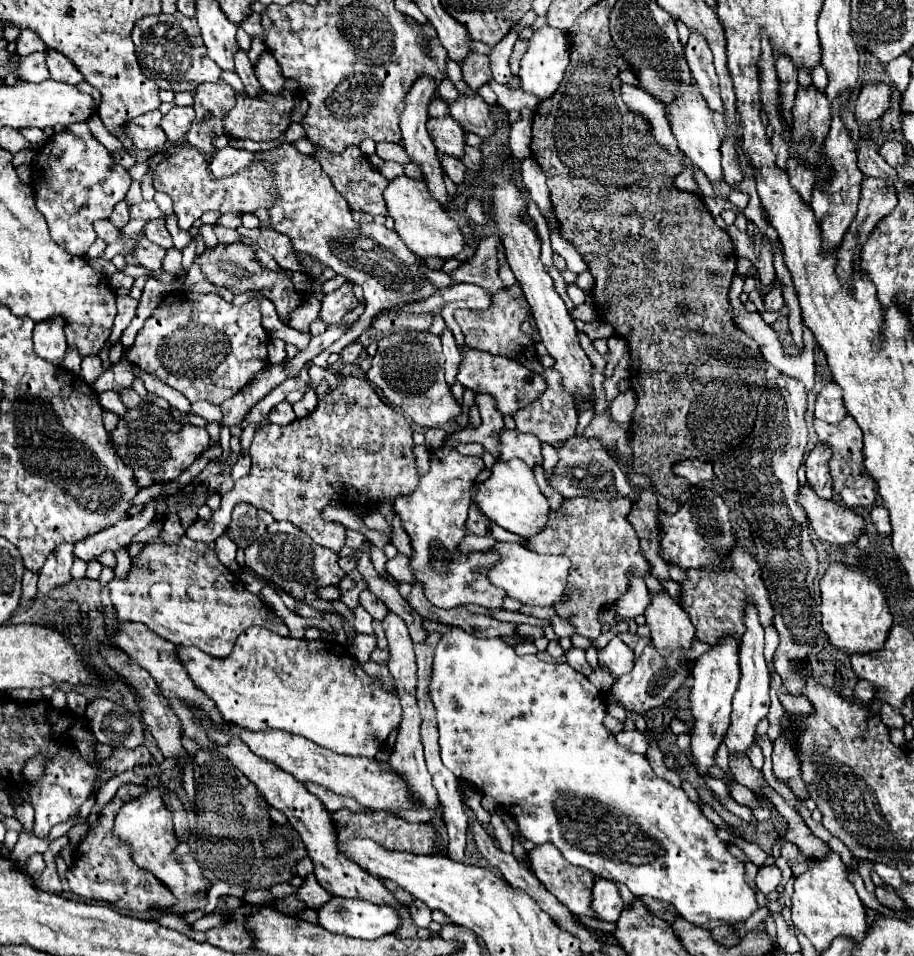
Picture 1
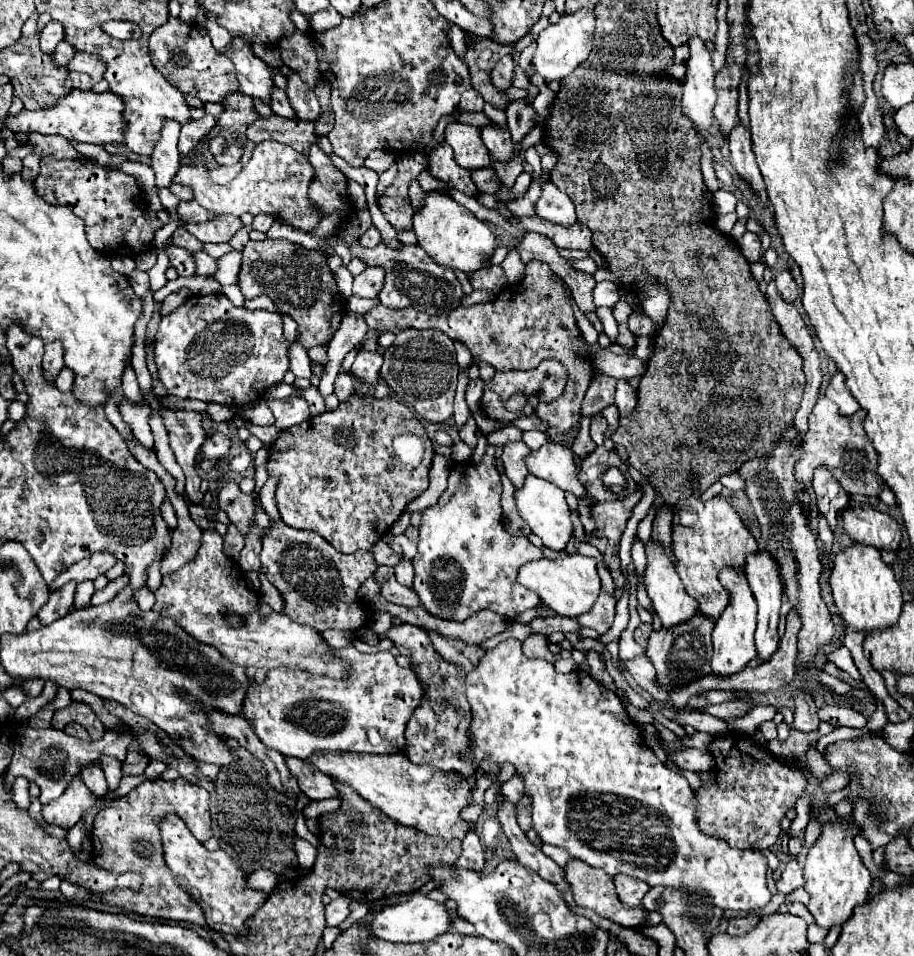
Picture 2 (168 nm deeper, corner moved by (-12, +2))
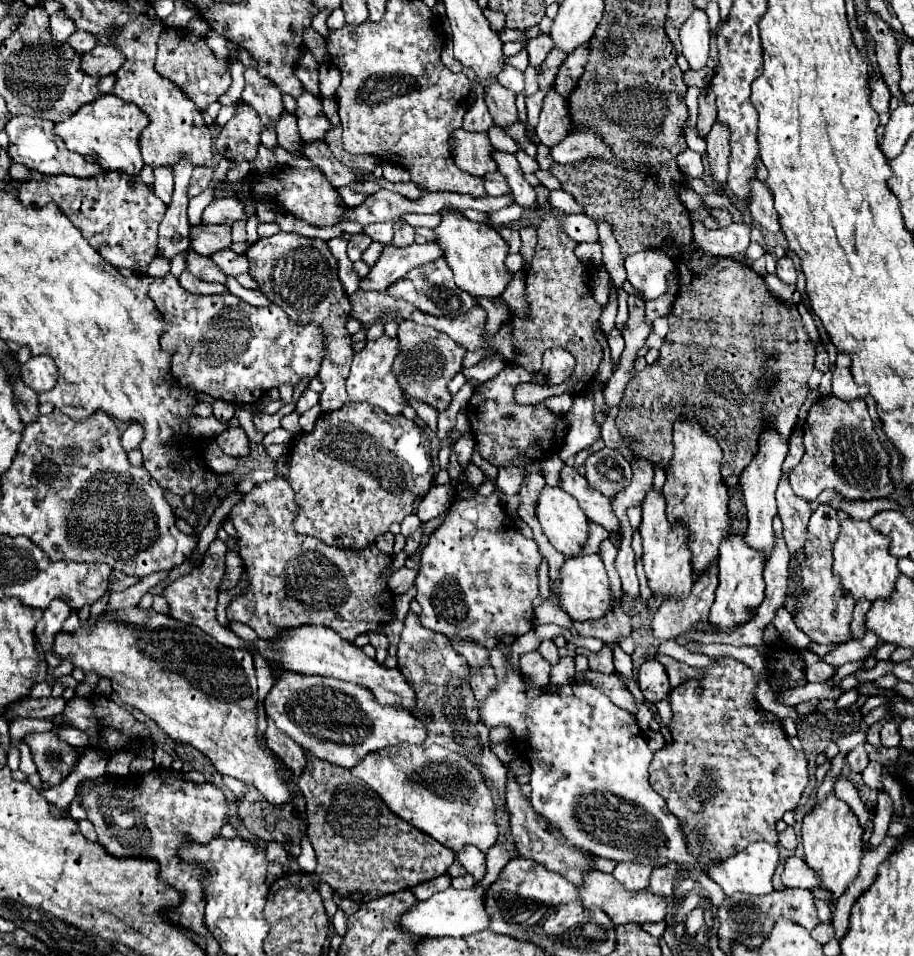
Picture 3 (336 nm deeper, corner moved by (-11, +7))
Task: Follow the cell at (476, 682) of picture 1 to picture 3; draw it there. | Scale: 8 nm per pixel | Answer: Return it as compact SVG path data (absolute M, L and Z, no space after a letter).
M502 651L504 665L506 665L506 679L498 683L496 689L488 693L488 697L480 703L480 721L494 729L498 725L506 725L510 729L512 739L516 741L520 753L528 759L532 773L530 773L530 803L538 815L542 815L548 825L556 827L564 841L572 843L584 853L612 859L616 863L640 863L656 869L658 865L678 863L678 865L692 865L694 869L704 871L712 877L724 891L726 897L734 893L746 895L768 895L772 893L772 875L778 865L778 849L770 843L752 843L744 851L726 857L724 861L702 865L700 857L692 855L686 845L684 831L680 829L680 821L670 809L666 807L664 797L656 793L650 785L648 767L652 763L652 751L642 737L640 727L634 723L634 715L626 709L618 707L610 701L606 693L590 683L566 683L560 687L546 685L536 687L524 679L520 669L510 665L510 651Z

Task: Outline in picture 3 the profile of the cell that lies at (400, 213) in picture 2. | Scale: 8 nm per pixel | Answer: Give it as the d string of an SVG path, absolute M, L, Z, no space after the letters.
M398 217L394 221L394 241L392 243L400 245L400 247L406 247L406 245L414 243L414 227Z

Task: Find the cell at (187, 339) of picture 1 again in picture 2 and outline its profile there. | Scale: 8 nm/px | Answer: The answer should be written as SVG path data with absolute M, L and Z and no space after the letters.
M193 294L171 314L163 316L155 336L155 362L161 382L167 392L177 398L197 398L205 402L217 402L231 408L241 408L259 400L273 384L279 384L289 370L289 346L283 336L283 318L279 312L247 310L233 306L225 294Z

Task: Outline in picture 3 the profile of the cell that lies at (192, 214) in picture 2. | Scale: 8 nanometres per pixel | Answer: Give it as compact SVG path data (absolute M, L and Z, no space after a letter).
M236 197L214 199L202 213L202 225L232 225L238 219L246 219L244 203Z

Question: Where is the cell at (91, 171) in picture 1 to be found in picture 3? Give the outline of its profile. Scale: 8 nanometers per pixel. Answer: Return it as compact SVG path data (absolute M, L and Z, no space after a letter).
M102 173L86 179L72 175L44 175L42 181L22 183L18 197L24 205L56 203L84 233L88 243L114 267L146 273L148 263L158 255L158 225L166 213L166 205L140 177L124 177L122 173Z

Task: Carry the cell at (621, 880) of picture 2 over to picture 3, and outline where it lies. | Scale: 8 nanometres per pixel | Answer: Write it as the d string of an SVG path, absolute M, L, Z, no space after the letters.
M618 863L614 869L614 877L632 891L640 891L648 887L648 879L650 879L652 869L646 865L638 865L638 863Z

